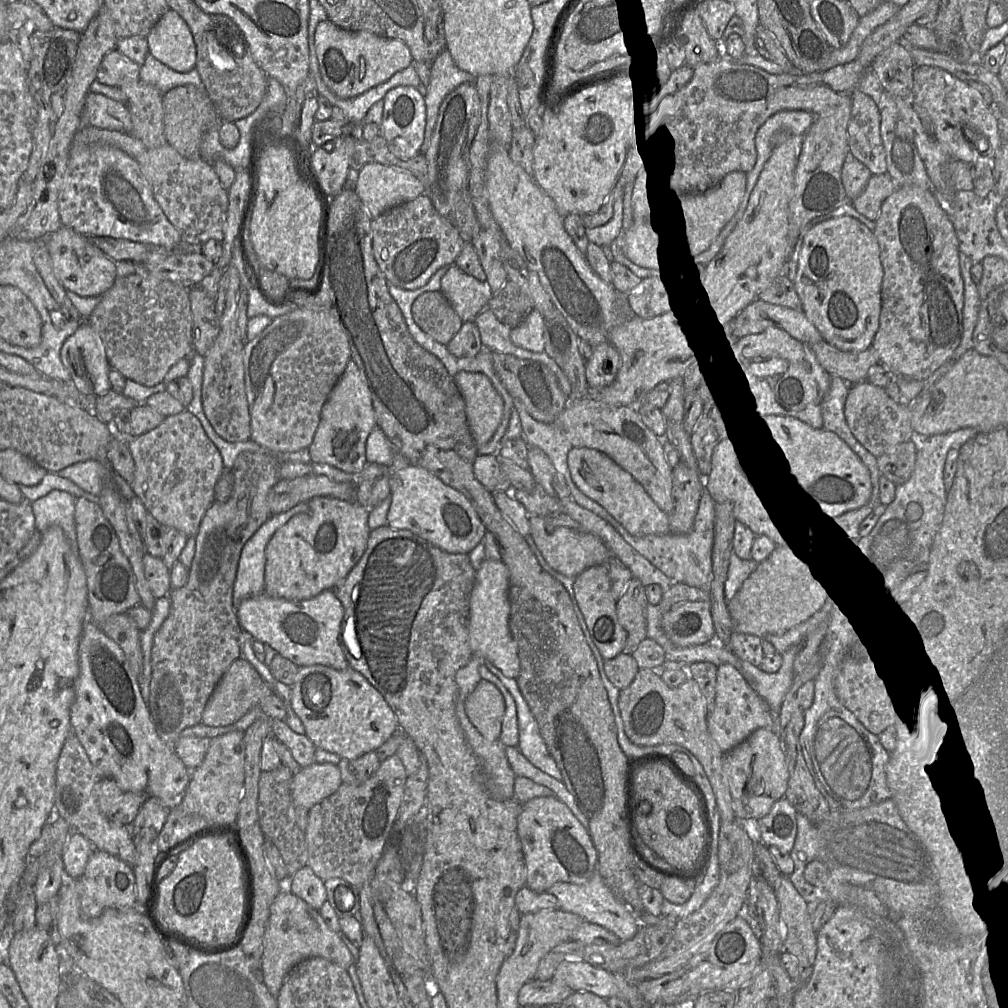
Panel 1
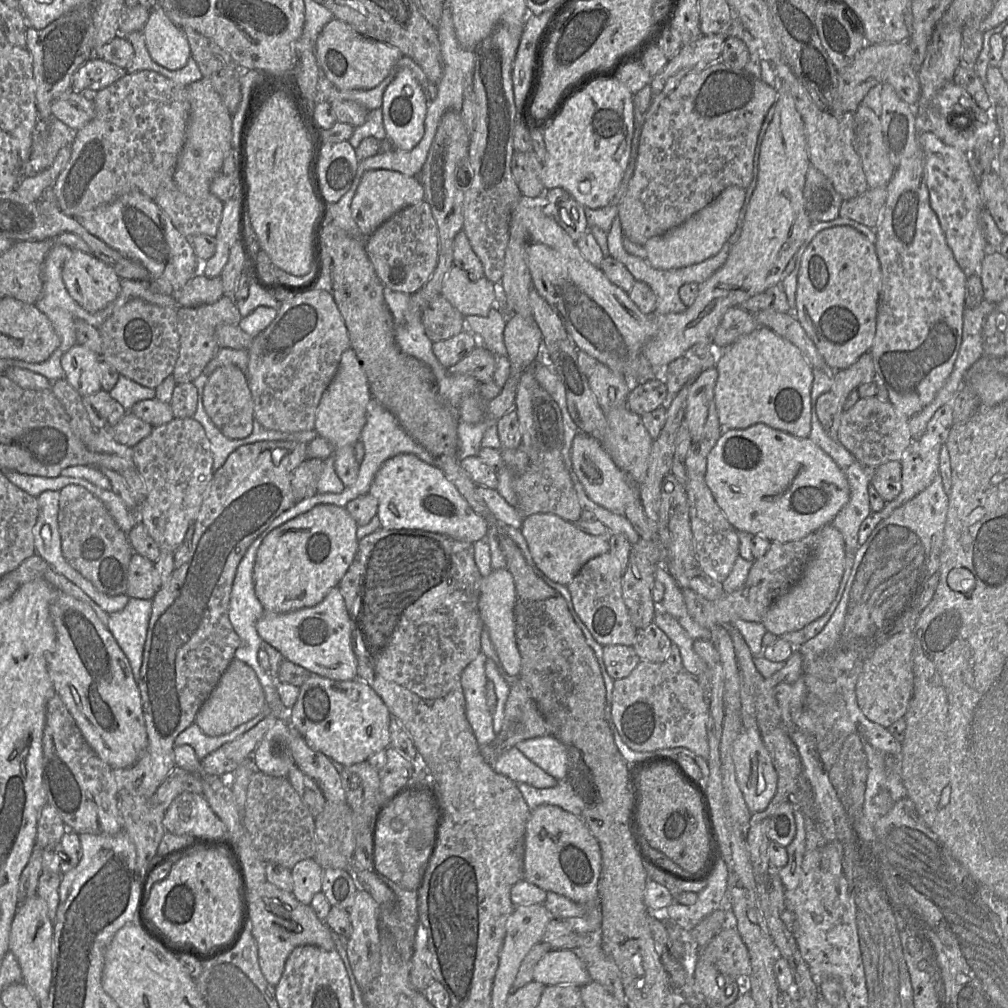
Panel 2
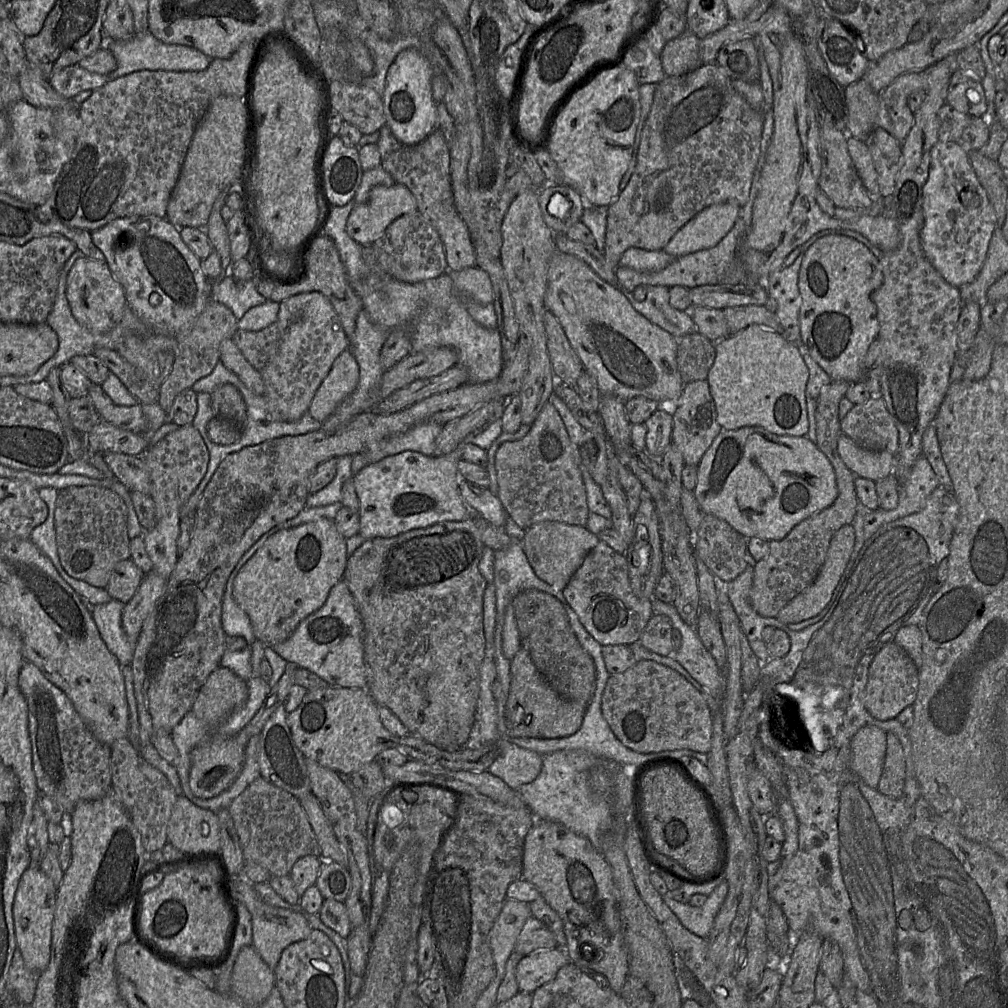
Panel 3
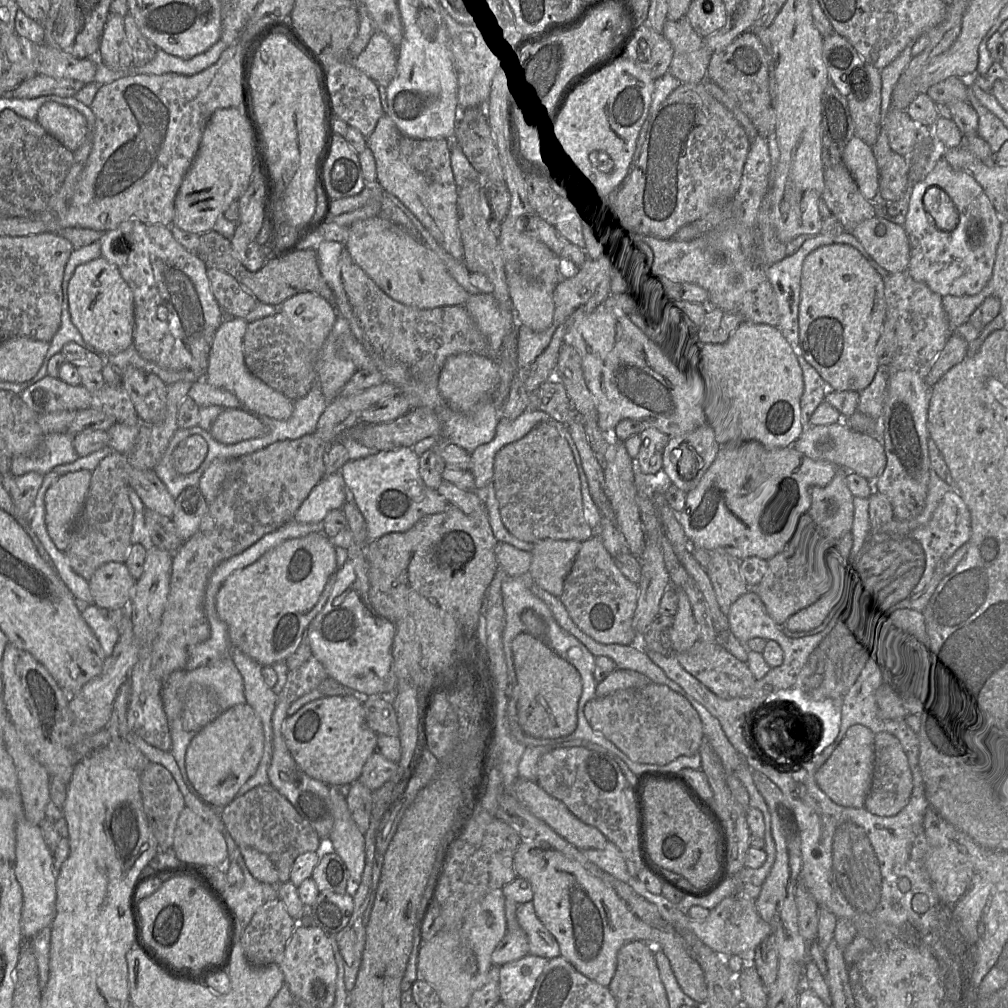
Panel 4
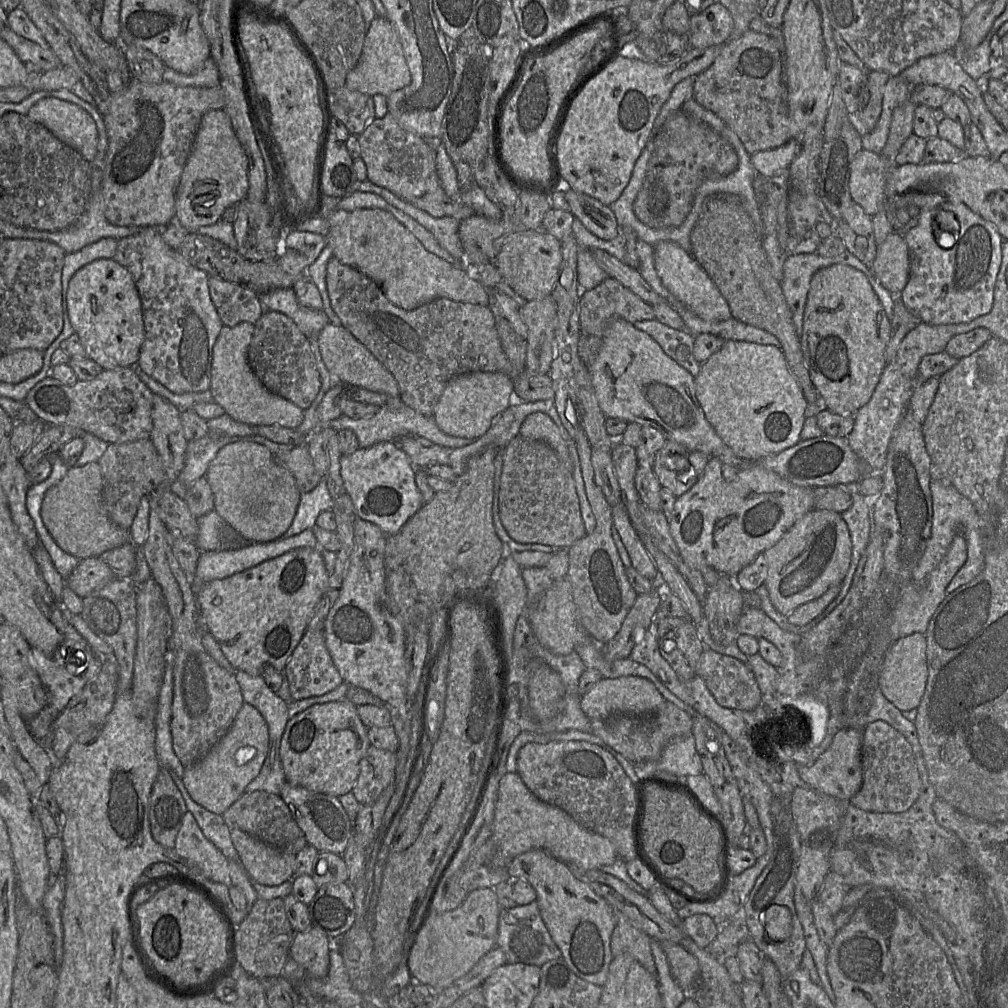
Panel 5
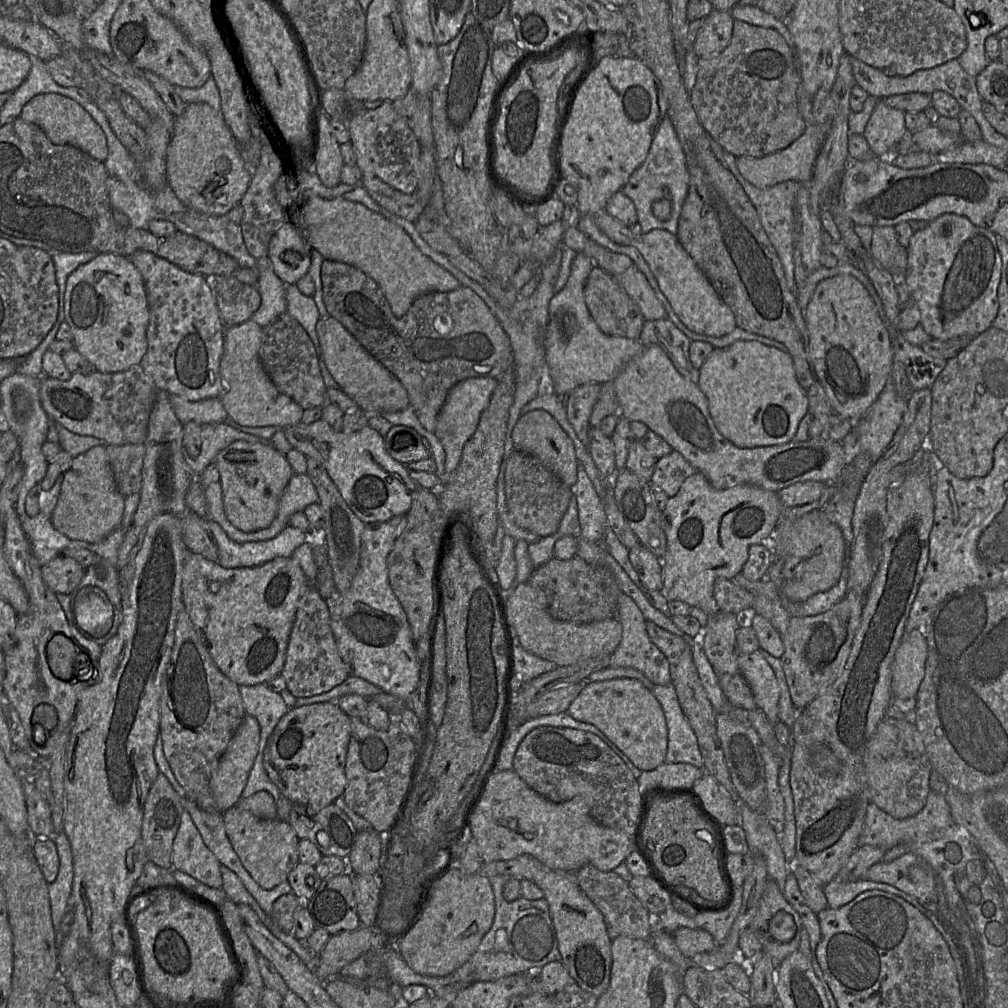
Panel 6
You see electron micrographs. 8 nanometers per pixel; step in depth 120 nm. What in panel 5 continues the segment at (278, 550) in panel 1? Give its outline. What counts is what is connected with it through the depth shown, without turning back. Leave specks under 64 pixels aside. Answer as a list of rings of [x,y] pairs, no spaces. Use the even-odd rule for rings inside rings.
[[[313,548],[294,549],[283,555],[264,561],[254,567],[237,572],[231,576],[222,579],[215,579],[201,585],[195,593],[195,600],[199,614],[198,625],[200,624],[206,630],[206,632],[213,635],[213,637],[219,643],[224,656],[231,663],[234,670],[242,670],[252,676],[260,676],[262,675],[264,668],[267,665],[271,665],[276,670],[282,671],[290,659],[294,649],[300,642],[303,634],[307,630],[309,621],[313,616],[314,609],[328,587],[328,582],[329,573],[319,551],[316,551]]]

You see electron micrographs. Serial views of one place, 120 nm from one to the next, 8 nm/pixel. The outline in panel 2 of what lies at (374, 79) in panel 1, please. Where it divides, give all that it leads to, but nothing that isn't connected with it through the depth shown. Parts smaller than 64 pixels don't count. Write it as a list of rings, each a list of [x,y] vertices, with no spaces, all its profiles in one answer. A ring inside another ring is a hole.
[[[335,18],[322,29],[316,39],[315,49],[317,66],[322,67],[330,82],[343,90],[376,87],[403,56],[397,47],[363,36],[347,23]]]

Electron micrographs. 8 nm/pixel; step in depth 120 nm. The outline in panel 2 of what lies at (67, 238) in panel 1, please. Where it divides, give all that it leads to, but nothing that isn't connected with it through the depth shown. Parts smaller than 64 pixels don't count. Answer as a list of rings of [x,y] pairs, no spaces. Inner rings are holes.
[[[72,250],[65,260],[62,278],[70,296],[90,313],[104,309],[121,289],[121,278],[113,268],[80,250]]]

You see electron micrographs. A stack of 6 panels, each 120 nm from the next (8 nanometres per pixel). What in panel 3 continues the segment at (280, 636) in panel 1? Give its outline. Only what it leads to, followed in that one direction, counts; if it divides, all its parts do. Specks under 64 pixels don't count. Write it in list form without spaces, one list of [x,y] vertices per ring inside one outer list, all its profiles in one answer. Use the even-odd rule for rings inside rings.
[[[344,579],[331,588],[326,602],[319,610],[301,621],[288,639],[272,645],[272,648],[289,665],[313,672],[331,687],[367,688],[363,622]]]

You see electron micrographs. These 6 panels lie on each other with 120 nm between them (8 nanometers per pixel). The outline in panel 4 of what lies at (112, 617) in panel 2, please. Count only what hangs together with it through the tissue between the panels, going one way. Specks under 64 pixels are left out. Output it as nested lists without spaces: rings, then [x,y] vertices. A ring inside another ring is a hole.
[[[91,604],[81,614],[97,638],[104,655],[110,656],[118,640],[118,630],[108,616],[108,611]]]

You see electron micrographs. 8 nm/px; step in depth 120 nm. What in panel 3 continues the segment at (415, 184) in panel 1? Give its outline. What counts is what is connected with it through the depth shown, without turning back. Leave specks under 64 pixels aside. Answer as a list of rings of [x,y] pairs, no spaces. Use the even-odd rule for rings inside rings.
[[[400,183],[392,186],[378,185],[369,191],[365,201],[352,208],[346,222],[346,231],[357,243],[372,245],[393,221],[404,214],[416,211],[418,211],[416,198],[405,185]]]

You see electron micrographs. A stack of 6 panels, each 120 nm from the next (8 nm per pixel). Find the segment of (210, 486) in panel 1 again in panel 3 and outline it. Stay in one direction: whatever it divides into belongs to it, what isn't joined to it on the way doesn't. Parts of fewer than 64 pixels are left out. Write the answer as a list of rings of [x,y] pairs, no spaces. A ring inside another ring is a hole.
[[[188,424],[150,445],[141,456],[150,473],[150,496],[156,510],[155,526],[143,532],[145,549],[152,561],[152,569],[158,575],[168,578],[178,559],[176,540],[180,531],[180,508],[204,477],[209,463],[209,452],[199,431],[192,424]]]

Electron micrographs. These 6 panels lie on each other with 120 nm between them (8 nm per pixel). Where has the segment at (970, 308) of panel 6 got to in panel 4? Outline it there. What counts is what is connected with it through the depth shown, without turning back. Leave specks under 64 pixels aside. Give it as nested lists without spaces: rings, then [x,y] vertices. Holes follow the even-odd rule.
[[[952,148],[943,151],[941,157],[922,180],[911,185],[910,201],[904,221],[904,228],[910,244],[908,272],[914,280],[926,284],[942,298],[948,295],[975,295],[988,284],[993,273],[1003,223],[990,198],[977,181],[969,173],[956,170],[948,163],[945,152],[949,149]],[[931,187],[939,187],[944,190],[948,195],[948,199],[954,202],[955,212],[958,212],[958,223],[951,231],[939,229],[930,212],[926,209],[924,196]]]

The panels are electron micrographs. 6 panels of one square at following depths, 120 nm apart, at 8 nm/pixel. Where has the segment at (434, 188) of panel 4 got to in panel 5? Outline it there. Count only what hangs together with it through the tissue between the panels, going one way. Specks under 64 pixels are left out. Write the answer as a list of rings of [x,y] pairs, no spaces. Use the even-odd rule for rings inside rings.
[[[390,112],[372,120],[358,136],[368,180],[411,201],[427,192],[427,179],[436,172],[436,152],[422,136],[402,128]]]

